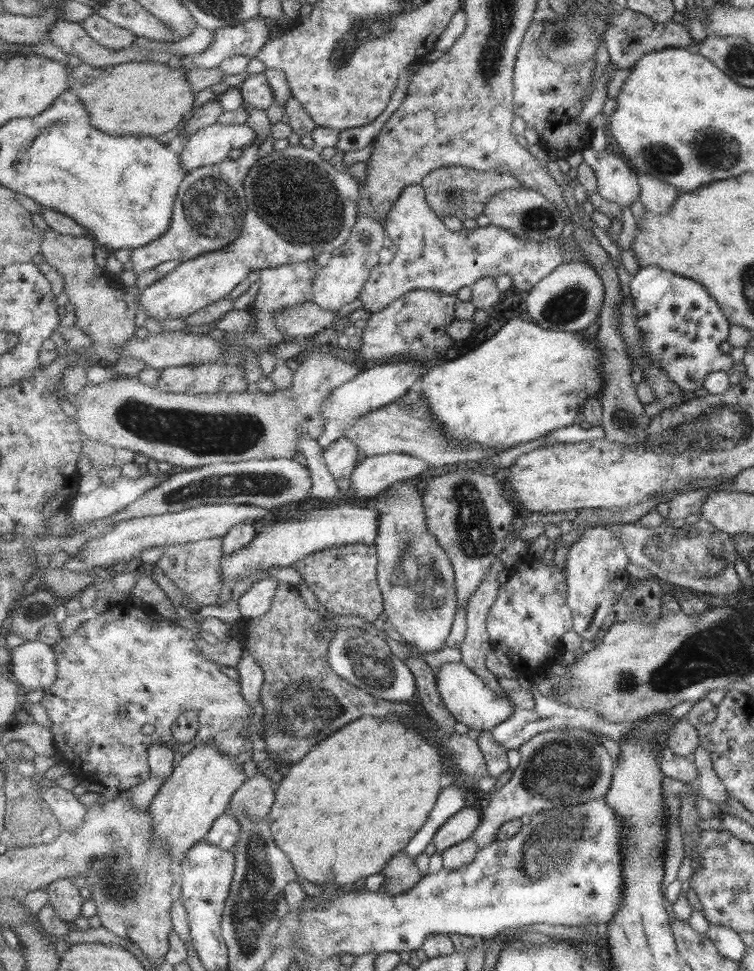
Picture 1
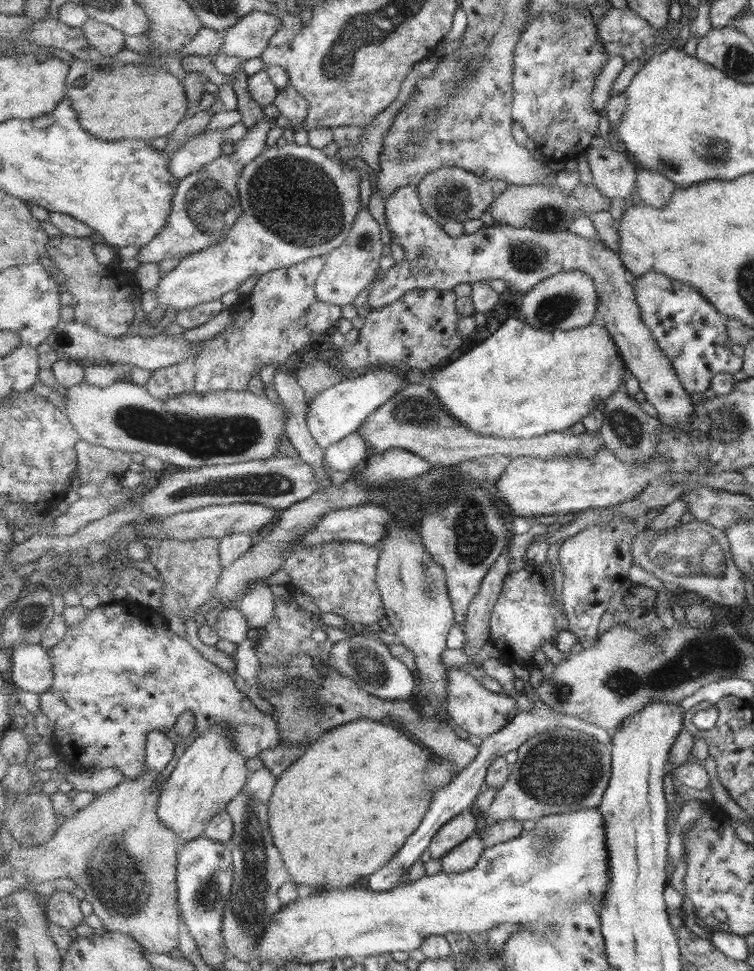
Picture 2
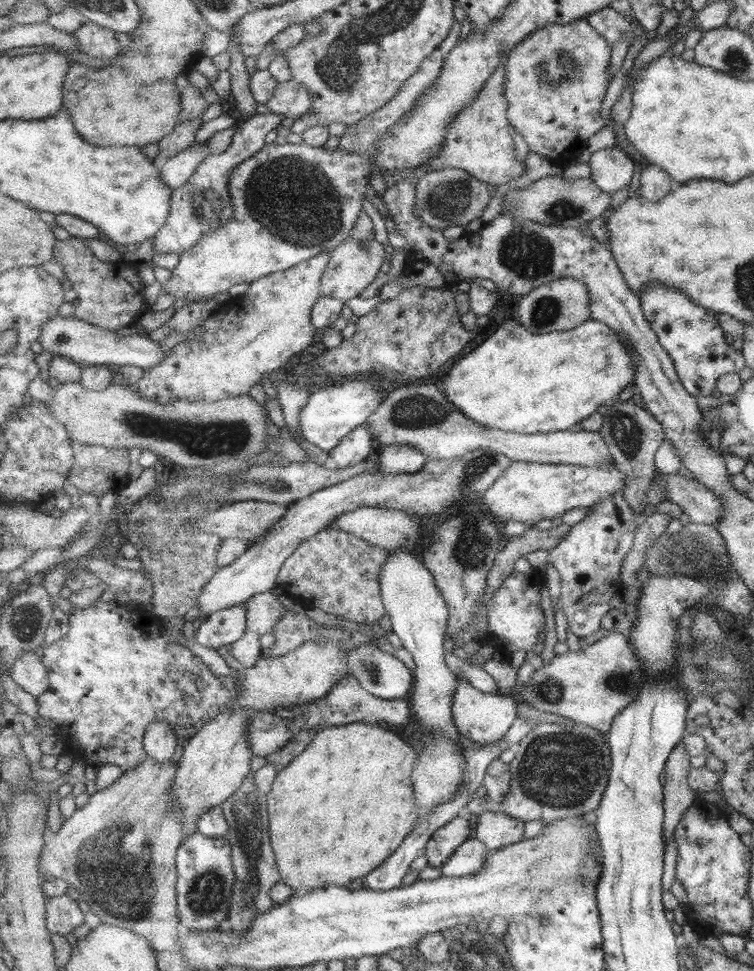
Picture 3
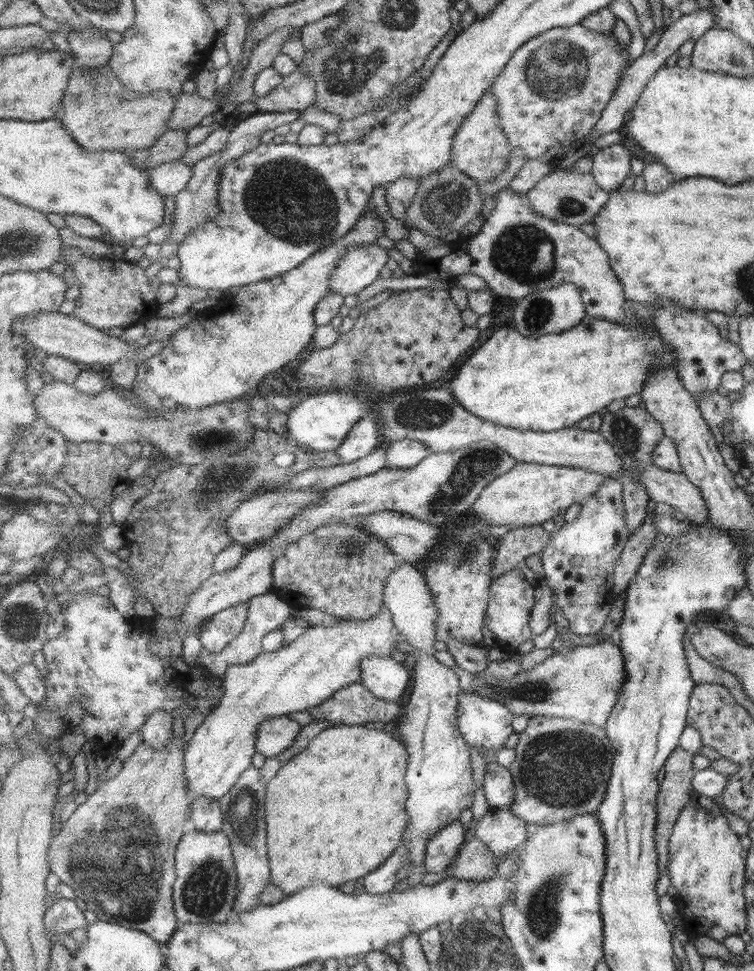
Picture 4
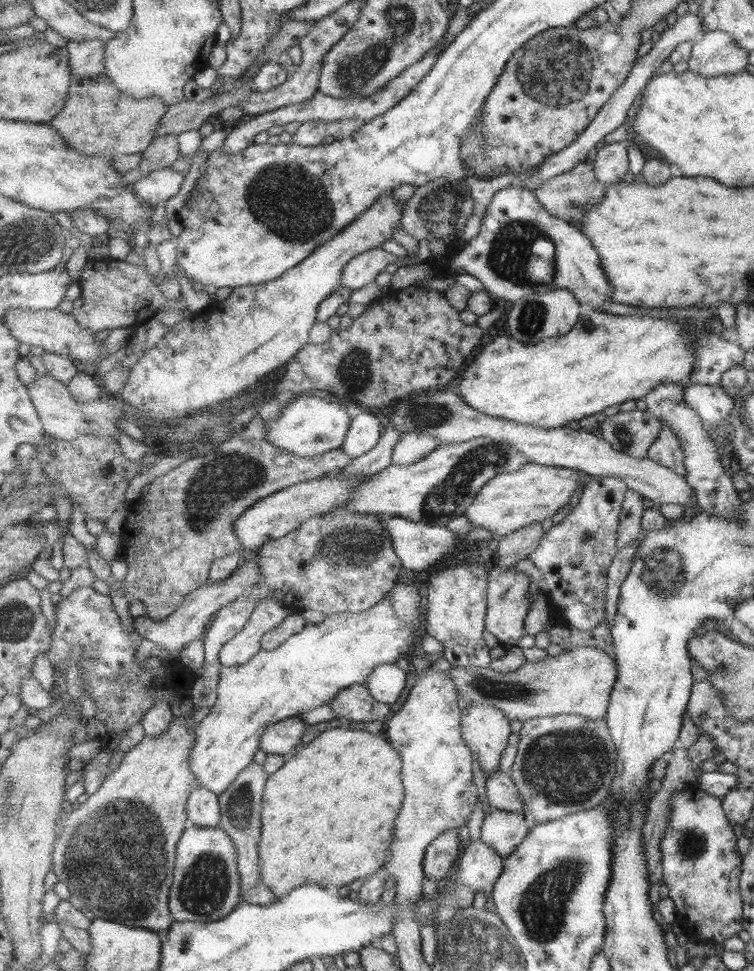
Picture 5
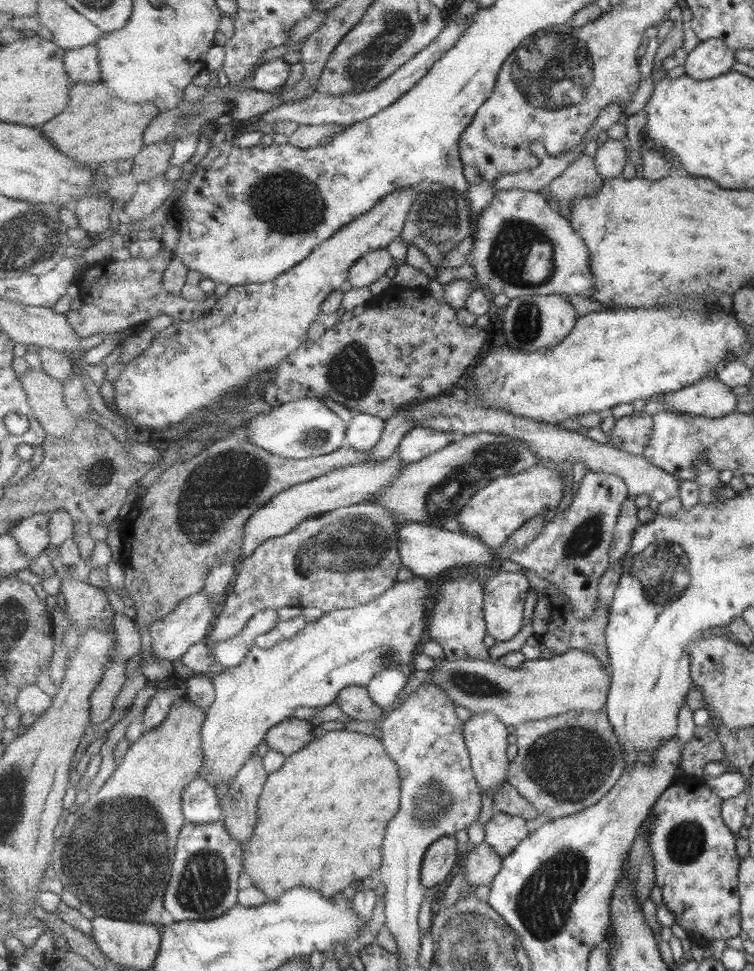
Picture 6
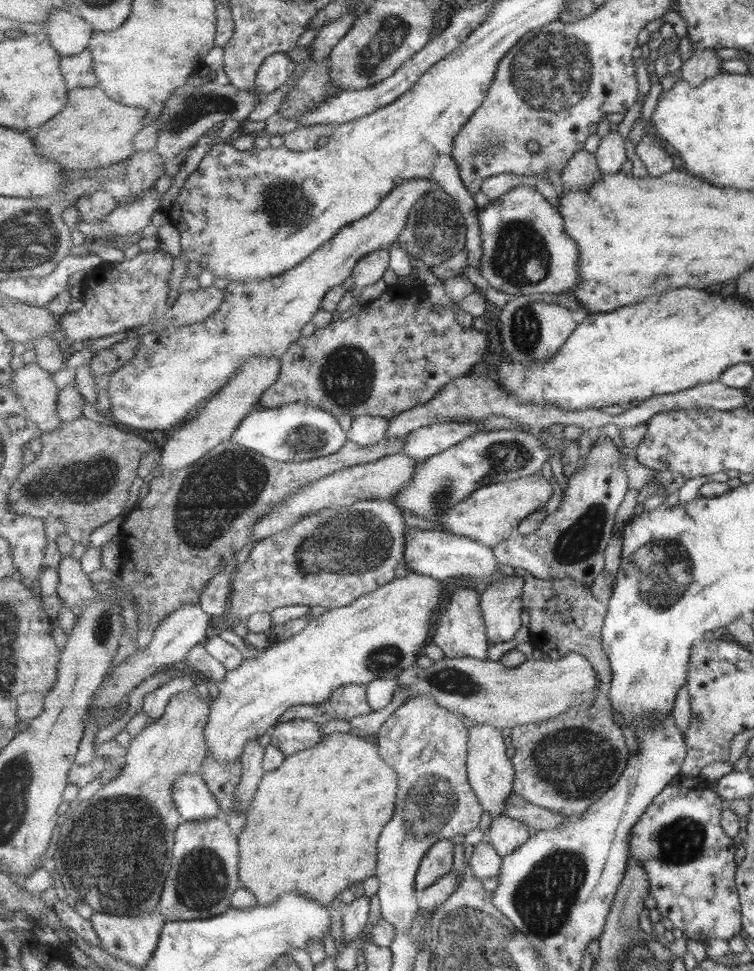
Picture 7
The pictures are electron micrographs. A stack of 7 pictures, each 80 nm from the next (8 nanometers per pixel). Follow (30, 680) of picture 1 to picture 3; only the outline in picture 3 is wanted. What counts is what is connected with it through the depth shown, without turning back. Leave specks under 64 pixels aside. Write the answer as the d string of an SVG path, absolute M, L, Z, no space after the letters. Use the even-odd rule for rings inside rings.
M36 649L25 651L8 671L19 686L37 697L47 692L50 687L48 667L42 660L43 656L39 656Z

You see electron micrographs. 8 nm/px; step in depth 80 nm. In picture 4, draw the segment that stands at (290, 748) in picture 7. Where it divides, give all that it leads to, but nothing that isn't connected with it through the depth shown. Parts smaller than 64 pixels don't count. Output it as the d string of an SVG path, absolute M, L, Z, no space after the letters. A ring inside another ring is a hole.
M277 716L264 720L257 733L256 750L265 758L277 757L293 746L302 726L291 716Z

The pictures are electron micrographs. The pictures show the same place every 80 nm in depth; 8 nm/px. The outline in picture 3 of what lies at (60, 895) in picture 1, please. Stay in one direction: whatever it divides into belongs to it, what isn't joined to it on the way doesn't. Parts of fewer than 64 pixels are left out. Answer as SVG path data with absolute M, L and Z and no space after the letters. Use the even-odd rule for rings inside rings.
M67 895L48 899L48 927L51 932L69 935L75 928L85 924L85 913L81 912L77 900Z

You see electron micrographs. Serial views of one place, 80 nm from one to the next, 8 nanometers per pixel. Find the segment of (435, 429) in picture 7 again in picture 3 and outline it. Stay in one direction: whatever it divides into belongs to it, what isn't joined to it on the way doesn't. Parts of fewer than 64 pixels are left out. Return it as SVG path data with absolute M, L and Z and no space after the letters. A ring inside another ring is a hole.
M406 444L387 445L379 450L379 456L379 470L387 474L419 472L429 459L419 449Z

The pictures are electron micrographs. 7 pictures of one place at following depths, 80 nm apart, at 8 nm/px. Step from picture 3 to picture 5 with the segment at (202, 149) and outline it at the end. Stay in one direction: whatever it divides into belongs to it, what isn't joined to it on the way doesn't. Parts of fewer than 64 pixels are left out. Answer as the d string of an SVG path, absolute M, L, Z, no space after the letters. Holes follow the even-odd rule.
M167 167L150 172L144 179L137 181L133 189L140 195L140 200L150 206L179 194L183 182L185 175L182 172Z

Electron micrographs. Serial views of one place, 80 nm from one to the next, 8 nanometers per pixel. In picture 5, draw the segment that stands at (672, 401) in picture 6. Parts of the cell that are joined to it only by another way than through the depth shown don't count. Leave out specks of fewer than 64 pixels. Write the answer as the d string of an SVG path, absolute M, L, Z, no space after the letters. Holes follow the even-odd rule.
M691 386L685 390L685 403L700 414L705 424L717 429L733 414L733 398L720 386Z

